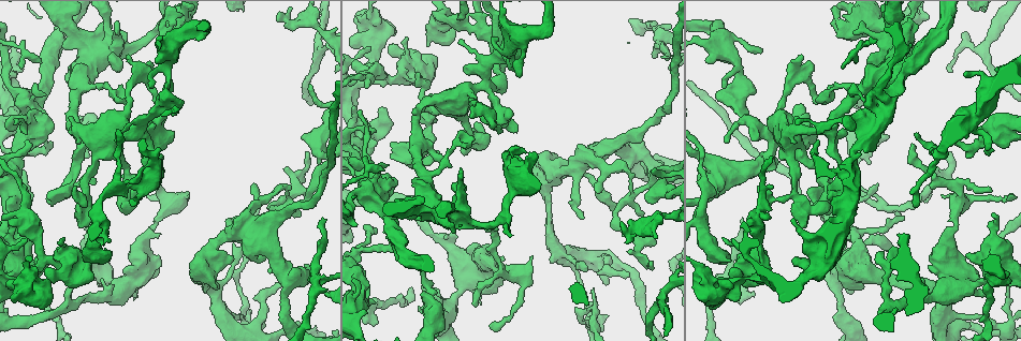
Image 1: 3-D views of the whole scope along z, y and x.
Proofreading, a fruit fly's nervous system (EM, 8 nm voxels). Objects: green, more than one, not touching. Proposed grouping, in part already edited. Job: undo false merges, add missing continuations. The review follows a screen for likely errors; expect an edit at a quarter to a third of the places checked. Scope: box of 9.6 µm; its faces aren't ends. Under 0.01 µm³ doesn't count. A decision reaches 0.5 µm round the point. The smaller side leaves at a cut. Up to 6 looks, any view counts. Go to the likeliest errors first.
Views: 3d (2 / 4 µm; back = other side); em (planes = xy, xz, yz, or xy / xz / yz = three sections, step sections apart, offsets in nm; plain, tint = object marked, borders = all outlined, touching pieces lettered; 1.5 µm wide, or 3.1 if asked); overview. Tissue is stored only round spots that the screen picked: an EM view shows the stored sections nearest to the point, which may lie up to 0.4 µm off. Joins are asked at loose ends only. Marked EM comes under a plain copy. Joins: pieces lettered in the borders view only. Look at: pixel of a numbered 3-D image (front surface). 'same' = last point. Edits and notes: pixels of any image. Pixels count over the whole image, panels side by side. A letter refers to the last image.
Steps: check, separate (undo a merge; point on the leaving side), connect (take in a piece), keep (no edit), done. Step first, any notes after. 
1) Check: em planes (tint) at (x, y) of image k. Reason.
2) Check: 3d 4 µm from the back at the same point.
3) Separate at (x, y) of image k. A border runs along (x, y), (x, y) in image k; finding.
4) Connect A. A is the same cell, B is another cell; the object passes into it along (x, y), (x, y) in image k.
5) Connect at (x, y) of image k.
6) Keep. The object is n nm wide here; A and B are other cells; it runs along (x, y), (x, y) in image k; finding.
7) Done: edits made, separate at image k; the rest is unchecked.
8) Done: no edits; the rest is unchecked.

Check: em xy step 4 (borders) at (666, 56) of image 1. Tapers out.

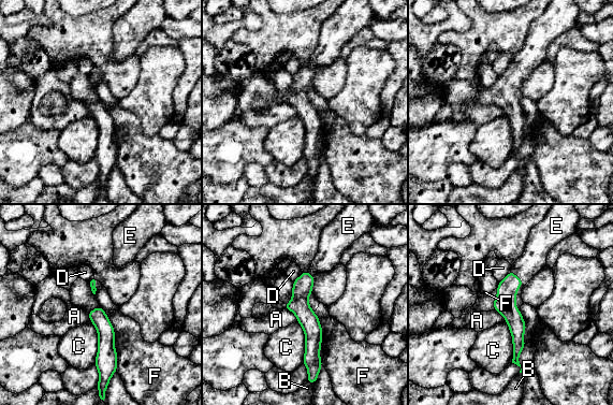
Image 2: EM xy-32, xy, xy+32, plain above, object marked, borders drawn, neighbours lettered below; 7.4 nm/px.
Connect E. The longest contact is with F, 400 nm; E is the same cell, A, B, C, D and F are other cells; the neuron continues.

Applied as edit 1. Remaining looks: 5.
Check: overview.

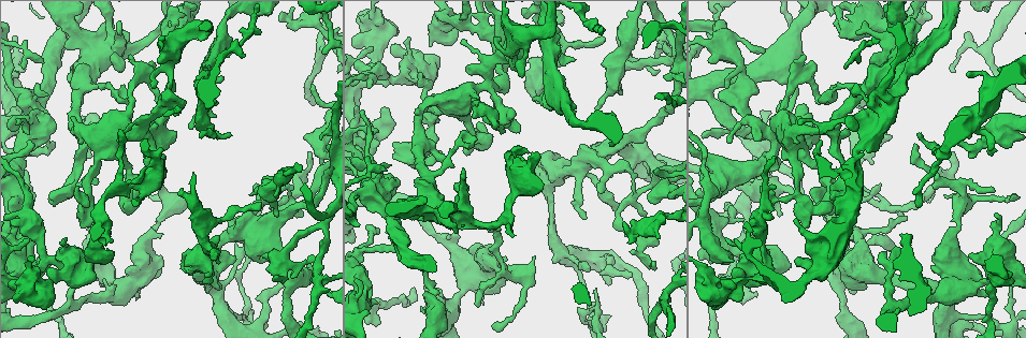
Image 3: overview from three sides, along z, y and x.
Check: em planes (borders) at (595, 292) of image 3. Tapers out.

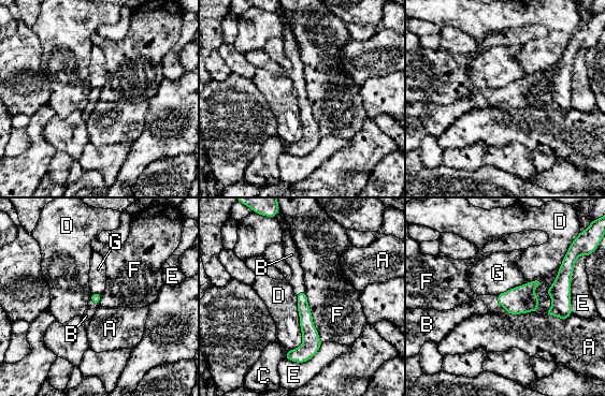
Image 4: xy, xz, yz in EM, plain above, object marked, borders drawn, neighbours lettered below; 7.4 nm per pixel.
Connect B. B is the same cell, A, C, D, E, F and G are other cells; the object passes into it along (520, 299), (500, 304), (484, 304) in image 4; the neuron continues.

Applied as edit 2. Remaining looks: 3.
Check: 3d 2 µm at (384, 107) of image 3. An open end.

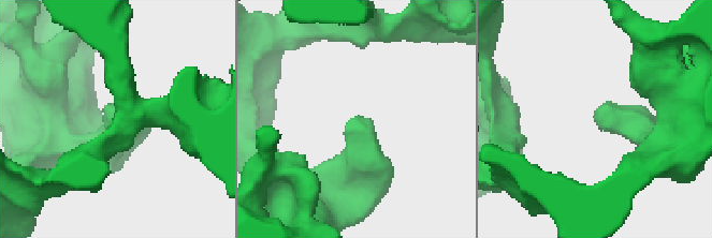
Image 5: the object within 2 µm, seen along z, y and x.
Check: em planes (borders) at (349, 120) of image 5. Now the EM.

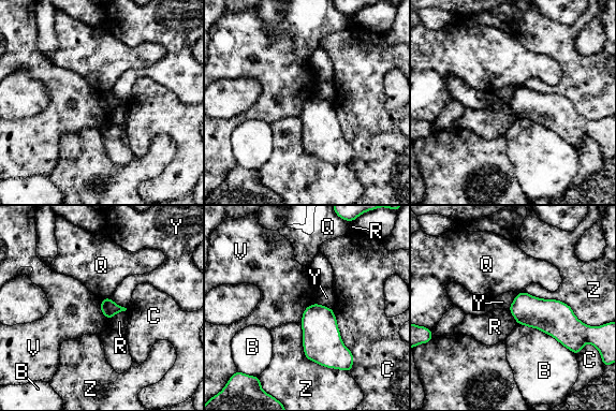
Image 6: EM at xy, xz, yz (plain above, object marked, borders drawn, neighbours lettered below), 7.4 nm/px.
Keep. B, C, Q, R, V, Y and Z are other cells; a border runs along (316, 302), (304, 310), (299, 322) in image 6; none of them fits.

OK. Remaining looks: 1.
Done: edits made, connect at image 2, connect at image 4; the rest is unchecked.

